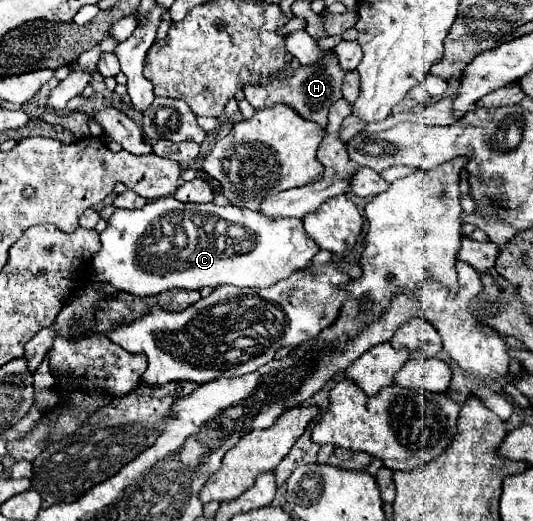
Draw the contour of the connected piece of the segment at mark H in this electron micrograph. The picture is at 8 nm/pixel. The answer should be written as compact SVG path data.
M326 51L324 57L320 61L316 61L314 65L296 65L296 67L290 67L288 71L272 77L266 85L248 85L244 89L244 95L246 95L246 101L254 109L272 107L276 103L288 103L292 109L300 111L300 115L304 115L304 119L316 121L324 127L328 121L330 105L342 97L342 91L340 91L342 79L344 79L344 69L340 67L336 53Z

